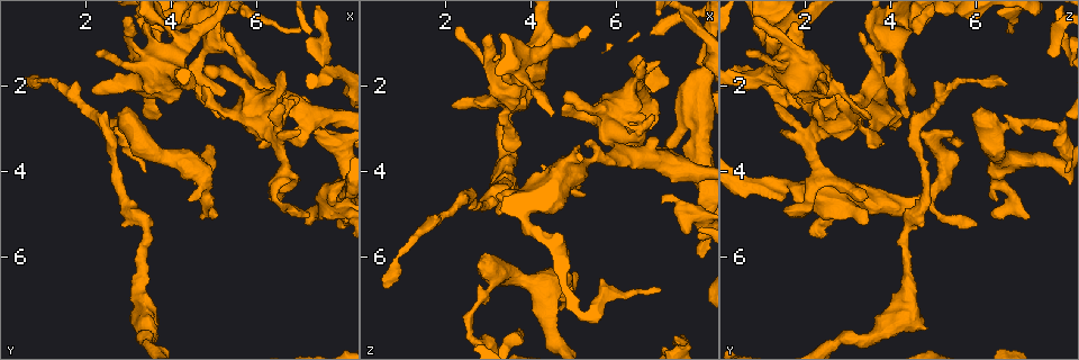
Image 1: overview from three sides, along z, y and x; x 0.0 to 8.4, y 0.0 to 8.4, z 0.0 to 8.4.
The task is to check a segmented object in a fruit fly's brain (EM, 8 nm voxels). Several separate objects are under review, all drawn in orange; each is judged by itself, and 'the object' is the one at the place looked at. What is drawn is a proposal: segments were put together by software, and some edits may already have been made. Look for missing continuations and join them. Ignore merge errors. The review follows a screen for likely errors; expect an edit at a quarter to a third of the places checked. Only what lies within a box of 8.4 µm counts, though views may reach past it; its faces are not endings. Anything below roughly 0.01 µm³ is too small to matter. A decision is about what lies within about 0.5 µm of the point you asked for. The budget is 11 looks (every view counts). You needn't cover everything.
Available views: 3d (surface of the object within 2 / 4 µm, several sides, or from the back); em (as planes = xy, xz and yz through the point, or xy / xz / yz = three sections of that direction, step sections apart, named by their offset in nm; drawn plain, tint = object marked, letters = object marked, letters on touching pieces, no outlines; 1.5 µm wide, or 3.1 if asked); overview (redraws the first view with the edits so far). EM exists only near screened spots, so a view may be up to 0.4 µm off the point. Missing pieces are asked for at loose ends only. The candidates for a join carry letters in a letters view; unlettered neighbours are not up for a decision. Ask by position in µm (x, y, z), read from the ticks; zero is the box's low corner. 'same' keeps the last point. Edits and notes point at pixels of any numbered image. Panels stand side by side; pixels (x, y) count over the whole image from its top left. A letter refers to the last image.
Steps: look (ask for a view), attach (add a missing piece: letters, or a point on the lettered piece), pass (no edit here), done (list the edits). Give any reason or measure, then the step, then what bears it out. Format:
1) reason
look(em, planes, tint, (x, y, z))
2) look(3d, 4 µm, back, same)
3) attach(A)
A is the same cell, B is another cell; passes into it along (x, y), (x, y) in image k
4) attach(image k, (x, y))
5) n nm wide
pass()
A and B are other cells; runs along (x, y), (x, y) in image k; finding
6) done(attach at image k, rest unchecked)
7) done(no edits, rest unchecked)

free end
look(3d, 2 µm, (4.45, 4.70, 6.50))

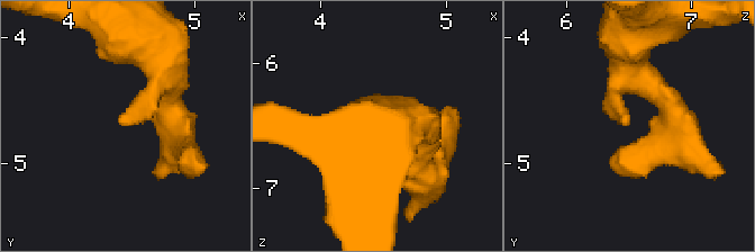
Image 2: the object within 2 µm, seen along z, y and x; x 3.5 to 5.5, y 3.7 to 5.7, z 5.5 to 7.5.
shape alone is not enough
look(em, planes, tint, (4.40, 4.66, 6.44))

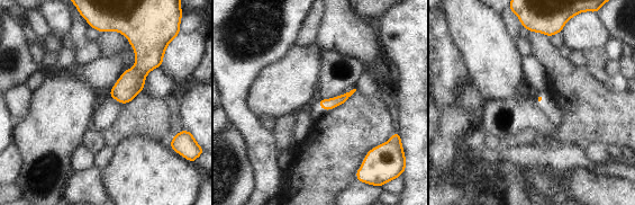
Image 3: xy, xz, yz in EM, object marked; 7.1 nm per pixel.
what lies round it
look(em, planes, letters, same)

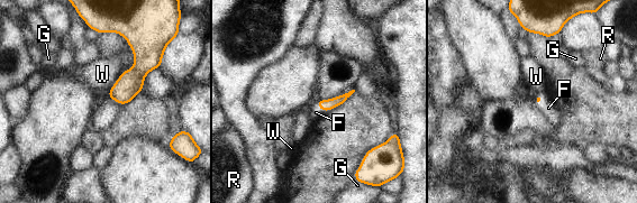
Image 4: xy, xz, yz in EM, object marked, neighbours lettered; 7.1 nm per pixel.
W touches over 190 nm
attach(image 4, (316, 112))
F is the same cell, G, R and W are other cells; passes into it along (331, 103), (319, 107), (316, 112) in image 4; the neuron continues

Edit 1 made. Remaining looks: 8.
look(overview)

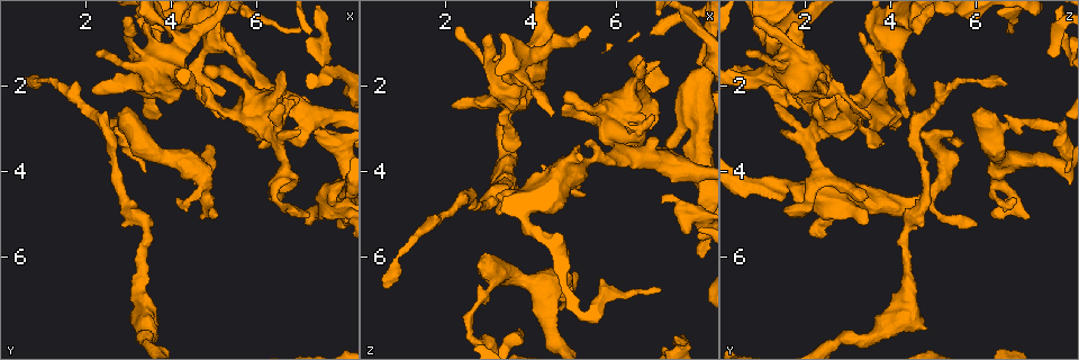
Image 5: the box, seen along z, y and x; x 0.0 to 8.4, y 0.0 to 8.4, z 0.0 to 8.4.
free end
look(3d, 2 µm, (7.15, 5.25, 3.35))

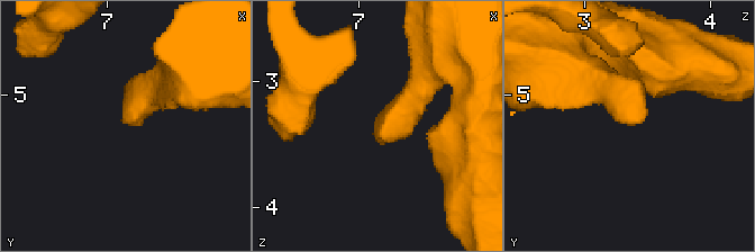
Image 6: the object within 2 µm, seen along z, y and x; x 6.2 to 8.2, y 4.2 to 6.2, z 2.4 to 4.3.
look(em, 3.1 µm, planes, letters, (7.16, 5.24, 3.38))

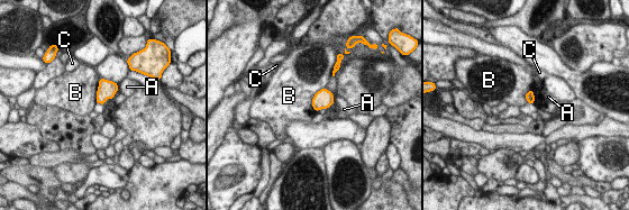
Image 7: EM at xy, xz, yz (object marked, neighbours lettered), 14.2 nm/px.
B touches over 220 nm
pass()
A, B and C are other cells; border along (528, 90), (532, 92), (535, 102) in image 7; no lettered piece goes on from it

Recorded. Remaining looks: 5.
branch stops here
look(3d, 2 µm, (7.90, 4.65, 1.25))

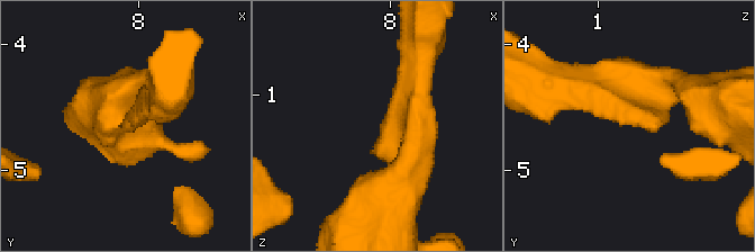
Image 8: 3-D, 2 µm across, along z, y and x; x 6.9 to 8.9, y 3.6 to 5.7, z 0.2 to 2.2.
arms of 300, 300 nm
look(em, xz, step 4, tint, (7.96, 4.64, 1.28))

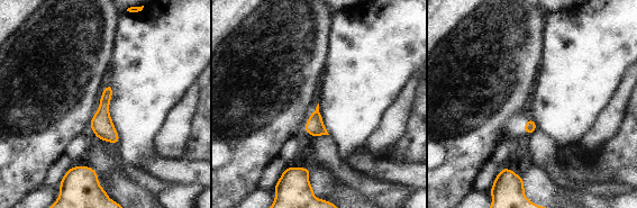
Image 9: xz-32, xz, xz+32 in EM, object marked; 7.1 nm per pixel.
another direction
look(em, planes, letters, same)

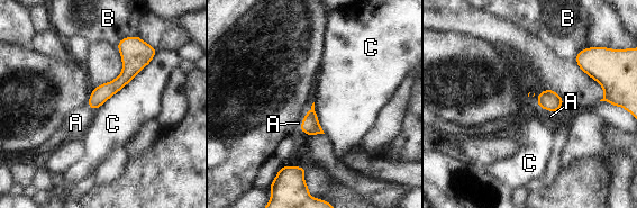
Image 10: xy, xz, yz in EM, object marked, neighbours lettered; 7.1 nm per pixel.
attach(image 10, (298, 123))
A is the same cell, B and C are other cells; passes into it along (310, 125), (302, 121), (298, 123) in image 10; the neuron continues

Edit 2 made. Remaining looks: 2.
done(attach at image 4, attach at image 10, rest unchecked)

